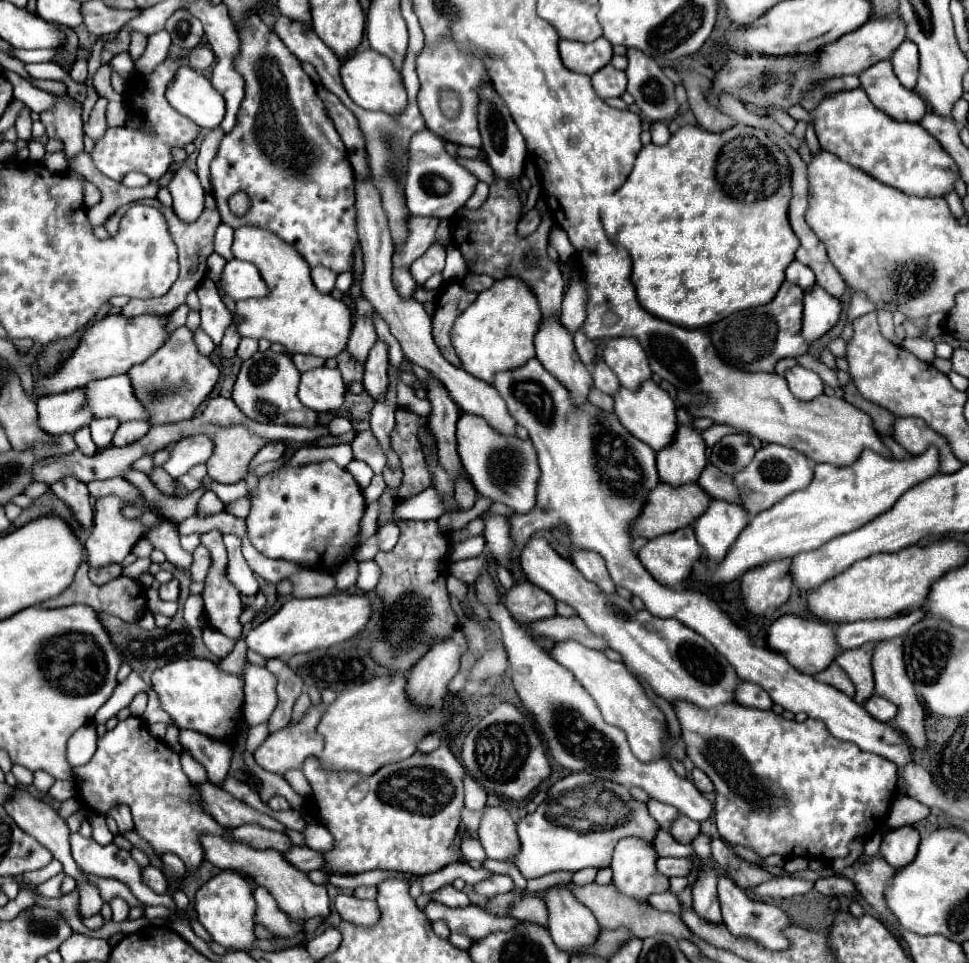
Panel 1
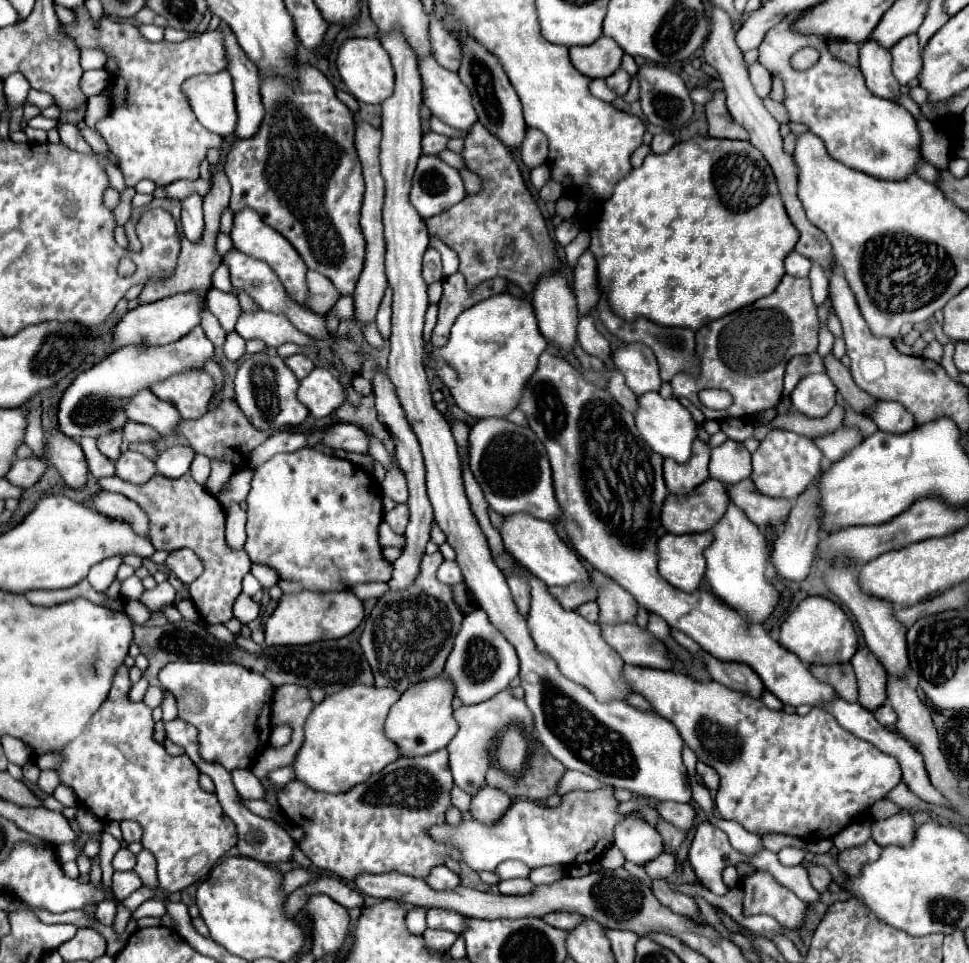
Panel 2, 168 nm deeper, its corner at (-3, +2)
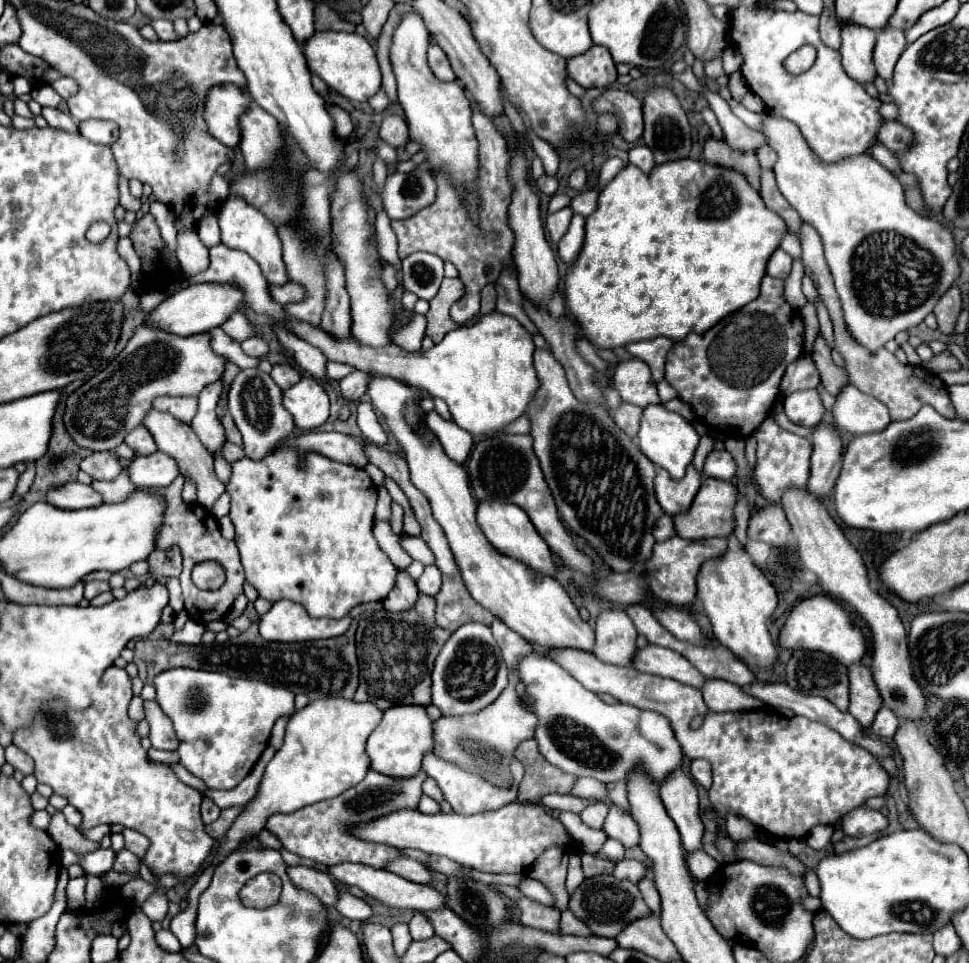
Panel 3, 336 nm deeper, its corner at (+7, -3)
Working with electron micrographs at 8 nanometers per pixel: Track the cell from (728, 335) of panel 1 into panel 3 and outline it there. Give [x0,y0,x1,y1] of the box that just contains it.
[666,275,804,437]

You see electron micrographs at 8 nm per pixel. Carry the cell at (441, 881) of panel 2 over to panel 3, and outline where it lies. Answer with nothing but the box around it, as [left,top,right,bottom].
[386,857,430,885]

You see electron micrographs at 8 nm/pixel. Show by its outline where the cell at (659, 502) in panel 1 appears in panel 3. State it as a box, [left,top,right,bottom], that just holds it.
[674,477,738,539]

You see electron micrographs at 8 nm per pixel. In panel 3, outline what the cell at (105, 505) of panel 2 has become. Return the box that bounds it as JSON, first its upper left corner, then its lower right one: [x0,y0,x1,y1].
[46,481,102,509]

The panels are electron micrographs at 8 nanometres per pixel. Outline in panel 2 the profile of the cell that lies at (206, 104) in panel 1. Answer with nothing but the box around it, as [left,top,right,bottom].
[182,72,236,136]

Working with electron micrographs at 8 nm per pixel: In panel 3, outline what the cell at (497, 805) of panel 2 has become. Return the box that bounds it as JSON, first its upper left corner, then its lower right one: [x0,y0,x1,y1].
[422,751,516,815]

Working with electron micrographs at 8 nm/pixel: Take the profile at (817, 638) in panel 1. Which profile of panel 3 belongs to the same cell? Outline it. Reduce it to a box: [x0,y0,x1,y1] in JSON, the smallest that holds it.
[780,595,868,665]

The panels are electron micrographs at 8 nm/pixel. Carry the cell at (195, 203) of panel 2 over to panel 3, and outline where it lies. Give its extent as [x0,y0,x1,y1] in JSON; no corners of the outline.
[176,233,208,277]

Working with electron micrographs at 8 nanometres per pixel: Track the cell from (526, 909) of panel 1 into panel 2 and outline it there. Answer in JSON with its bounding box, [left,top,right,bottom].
[542,912,582,930]

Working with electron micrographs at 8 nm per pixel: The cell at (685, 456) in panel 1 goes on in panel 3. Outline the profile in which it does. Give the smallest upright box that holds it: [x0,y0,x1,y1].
[654,465,702,517]

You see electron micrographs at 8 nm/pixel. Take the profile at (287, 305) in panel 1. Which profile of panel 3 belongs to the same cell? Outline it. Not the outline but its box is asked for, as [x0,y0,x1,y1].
[218,195,288,285]

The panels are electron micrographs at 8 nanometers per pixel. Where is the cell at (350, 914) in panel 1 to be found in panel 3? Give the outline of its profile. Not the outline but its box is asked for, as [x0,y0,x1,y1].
[286,865,338,905]

